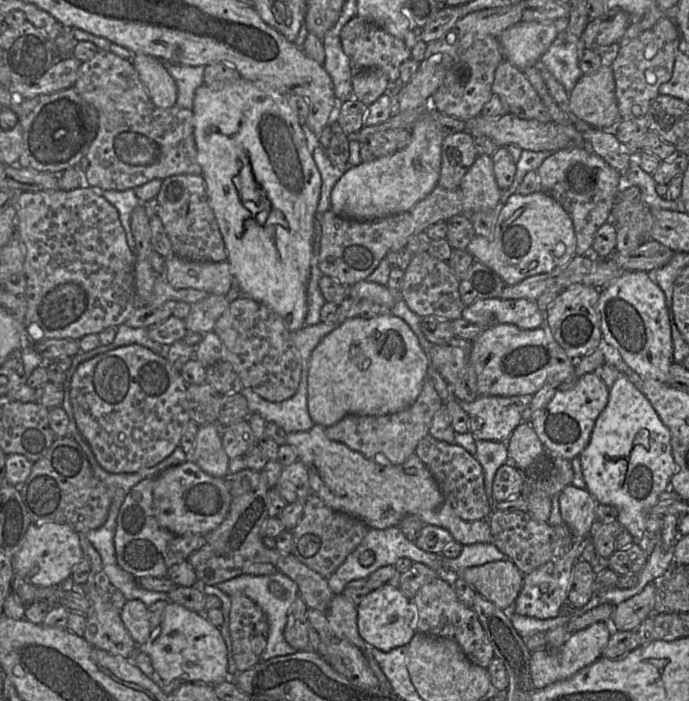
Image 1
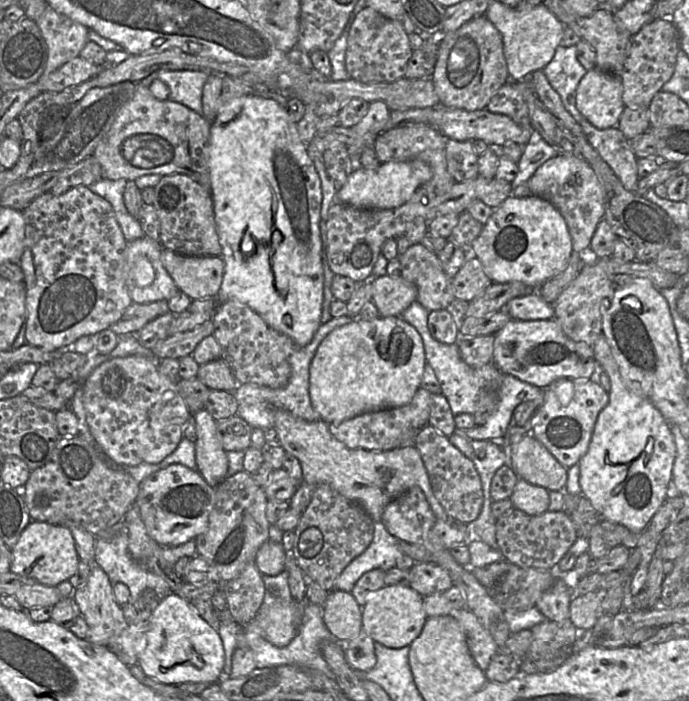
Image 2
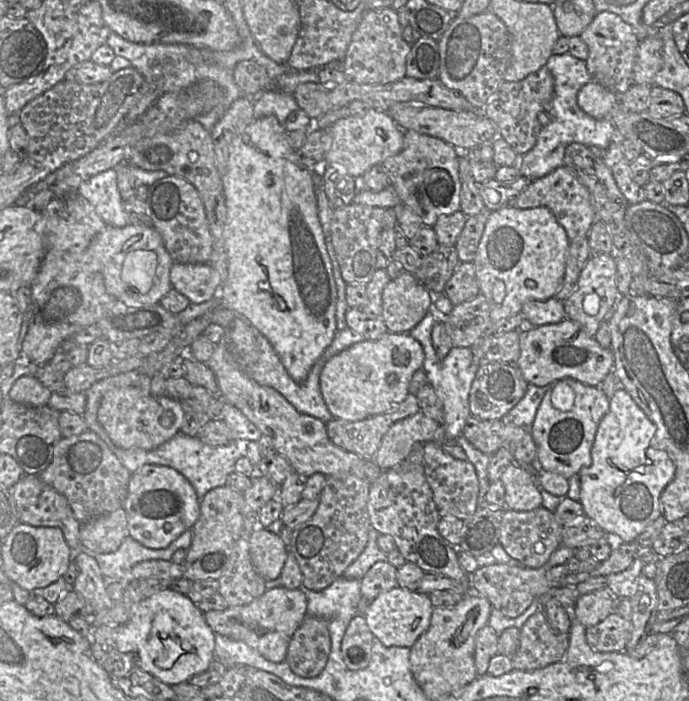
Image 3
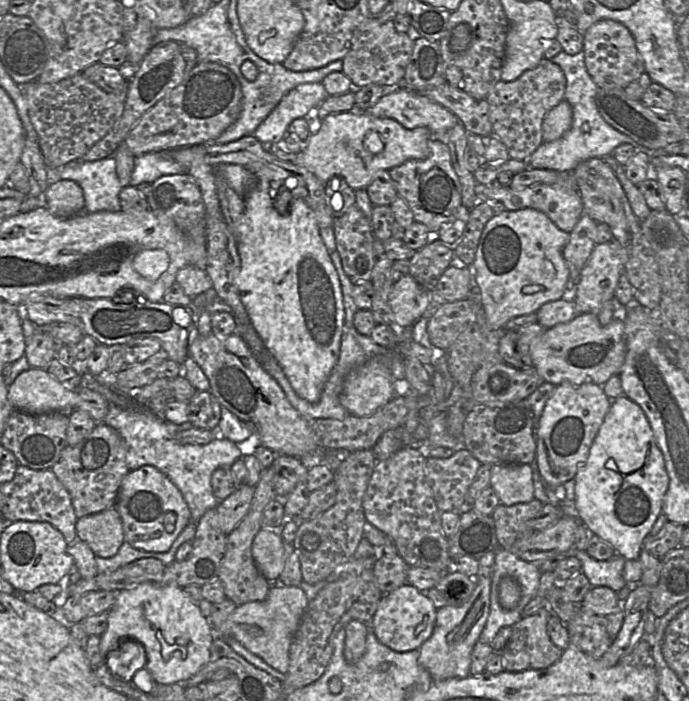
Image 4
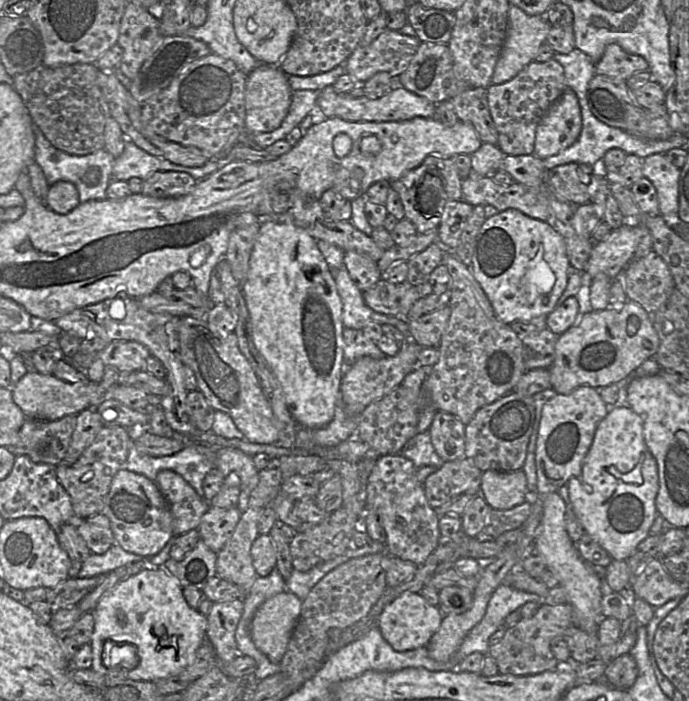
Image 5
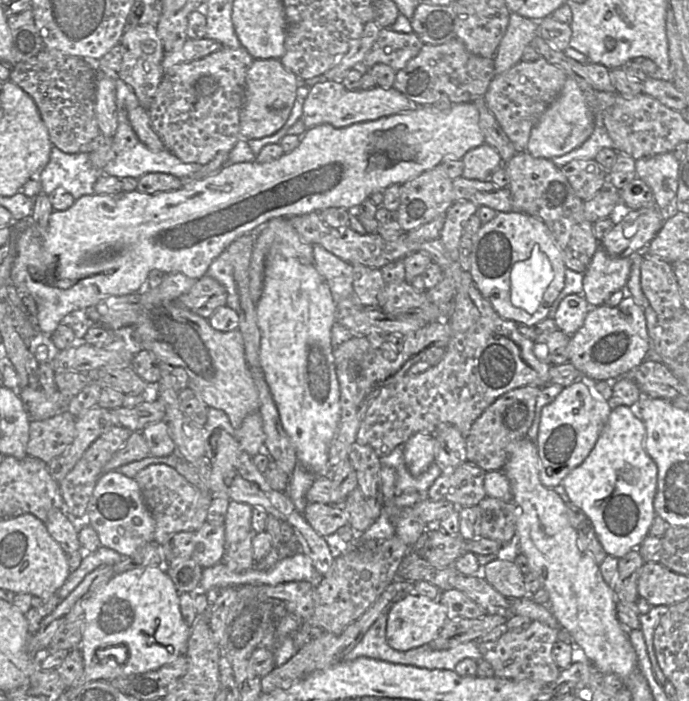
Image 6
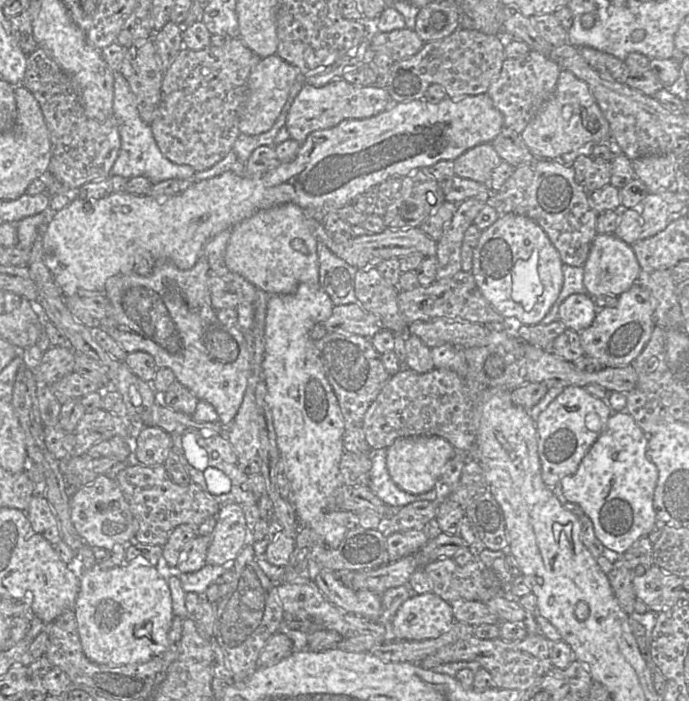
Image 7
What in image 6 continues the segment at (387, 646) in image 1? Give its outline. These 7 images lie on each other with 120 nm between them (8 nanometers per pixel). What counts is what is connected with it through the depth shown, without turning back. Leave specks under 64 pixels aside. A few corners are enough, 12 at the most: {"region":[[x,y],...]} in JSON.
{"region":[[412,593],[388,611],[398,651],[430,643],[447,620],[439,600]]}

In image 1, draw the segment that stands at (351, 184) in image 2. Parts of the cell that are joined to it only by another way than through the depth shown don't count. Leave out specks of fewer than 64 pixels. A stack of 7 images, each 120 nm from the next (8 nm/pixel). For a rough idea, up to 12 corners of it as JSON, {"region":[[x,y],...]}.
{"region":[[430,117],[395,153],[347,167],[330,210],[400,214],[437,185],[443,134]]}

